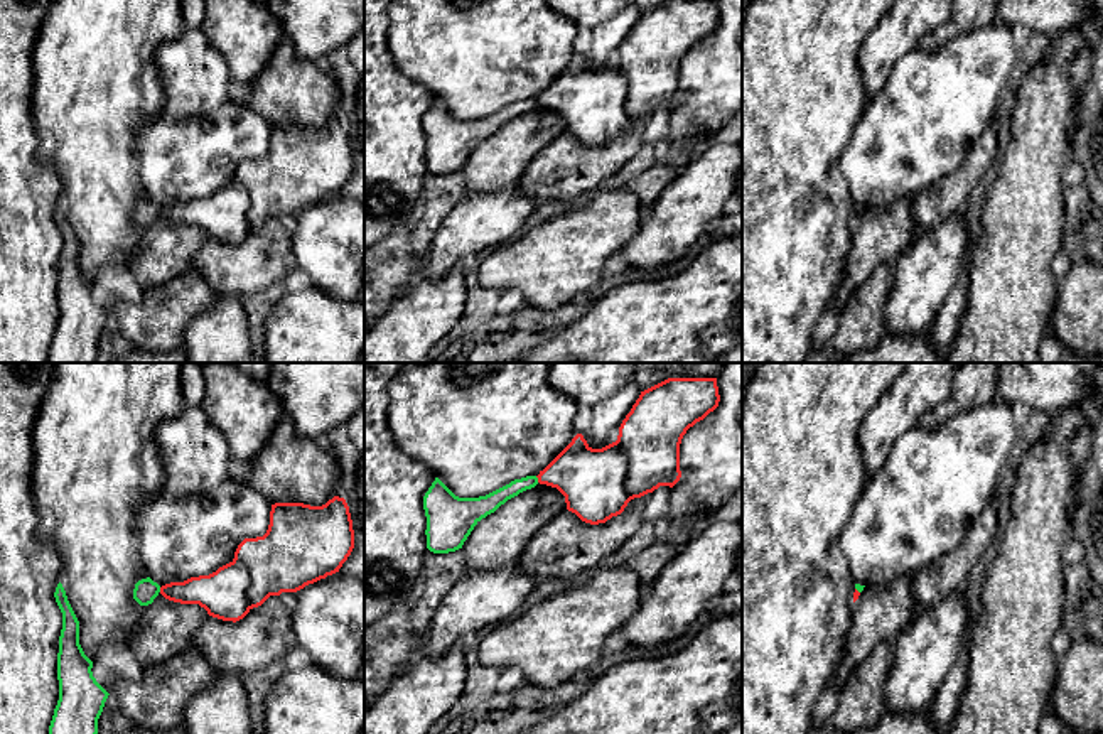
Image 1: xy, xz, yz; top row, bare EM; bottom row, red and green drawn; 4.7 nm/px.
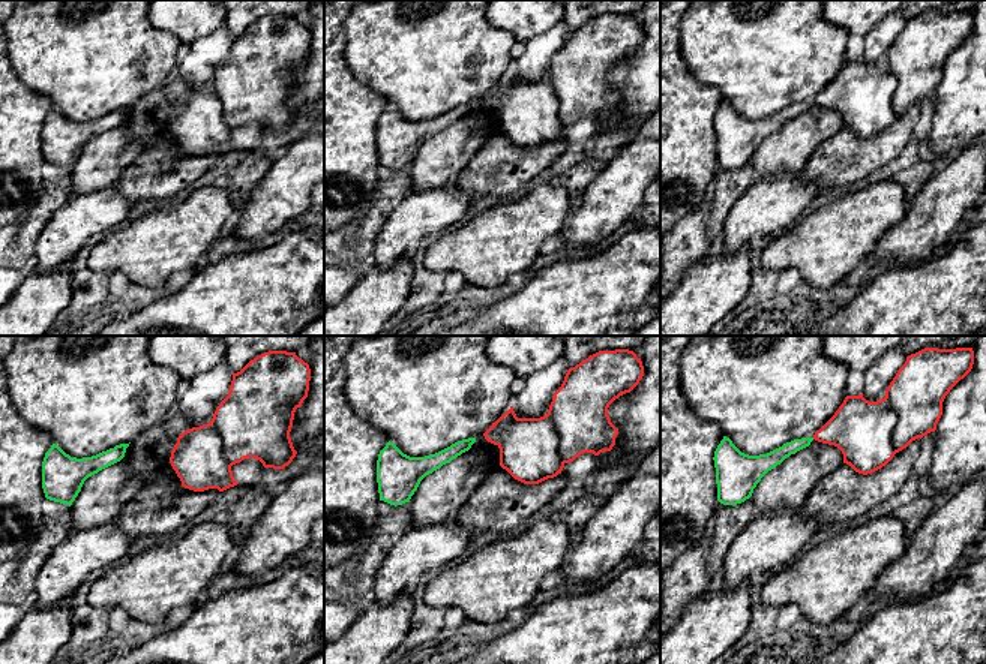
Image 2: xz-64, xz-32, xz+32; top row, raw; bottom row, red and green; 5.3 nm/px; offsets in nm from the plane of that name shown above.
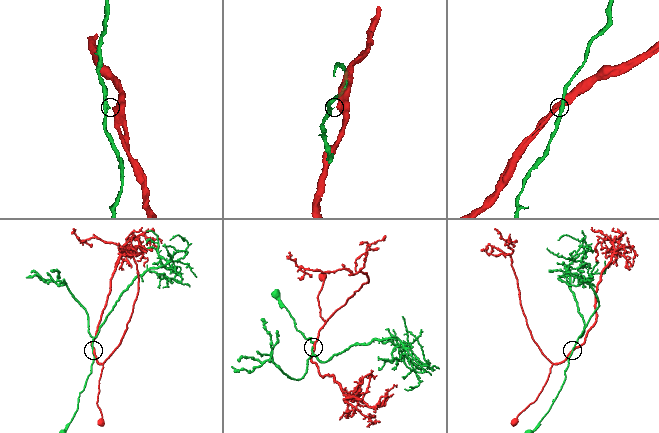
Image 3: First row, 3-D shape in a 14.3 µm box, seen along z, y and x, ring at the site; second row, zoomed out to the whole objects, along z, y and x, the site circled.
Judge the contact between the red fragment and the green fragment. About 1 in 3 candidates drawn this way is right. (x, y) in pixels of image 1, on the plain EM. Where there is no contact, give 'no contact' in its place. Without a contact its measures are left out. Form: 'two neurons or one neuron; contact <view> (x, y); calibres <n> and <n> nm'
two neurons; contact xz (538, 102); calibres 300 and 90 nm

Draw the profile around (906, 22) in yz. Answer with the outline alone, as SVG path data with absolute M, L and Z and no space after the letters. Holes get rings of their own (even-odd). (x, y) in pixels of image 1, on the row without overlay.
M894 0L858 51L869 101L884 88L894 64L946 22L951 8L953 0Z

